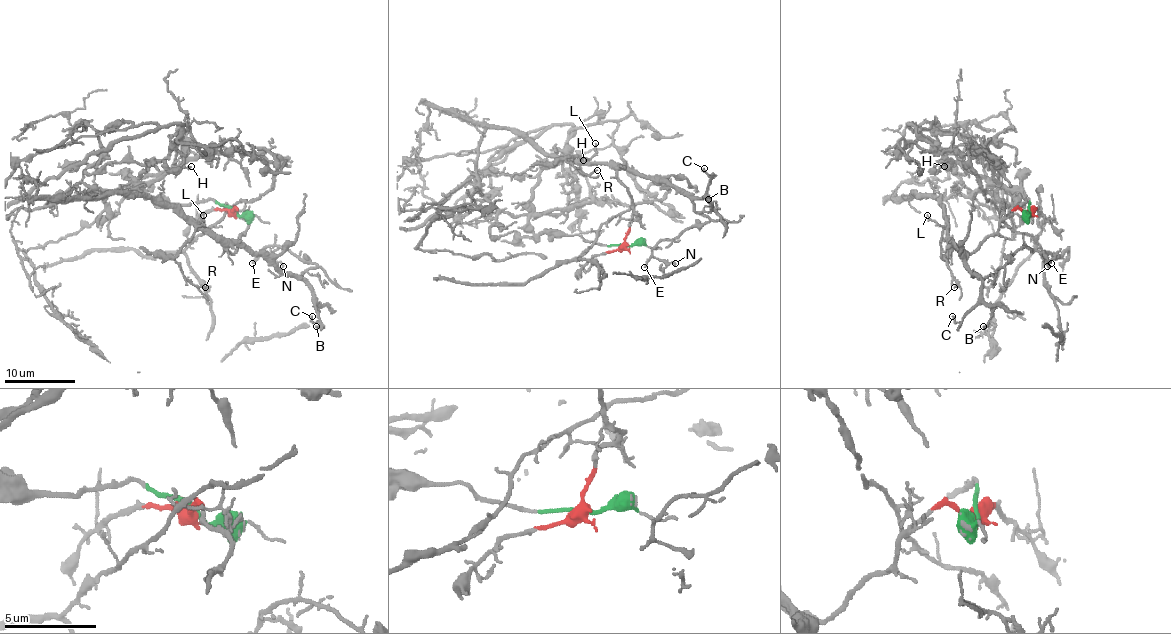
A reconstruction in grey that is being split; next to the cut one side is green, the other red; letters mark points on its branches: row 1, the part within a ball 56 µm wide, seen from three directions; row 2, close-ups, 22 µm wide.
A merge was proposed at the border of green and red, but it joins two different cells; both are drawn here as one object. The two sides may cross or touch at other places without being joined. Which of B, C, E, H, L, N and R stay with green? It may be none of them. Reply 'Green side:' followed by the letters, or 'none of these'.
Green side: H

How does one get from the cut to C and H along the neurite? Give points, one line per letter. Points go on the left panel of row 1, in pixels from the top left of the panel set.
C: (234, 211), (248, 227), (232, 252), (225, 249), (244, 245), (264, 252), (303, 281), (319, 320), (312, 316)
H: (234, 211), (211, 199), (156, 204), (136, 187), (150, 162), (161, 160), (179, 170), (191, 167)

